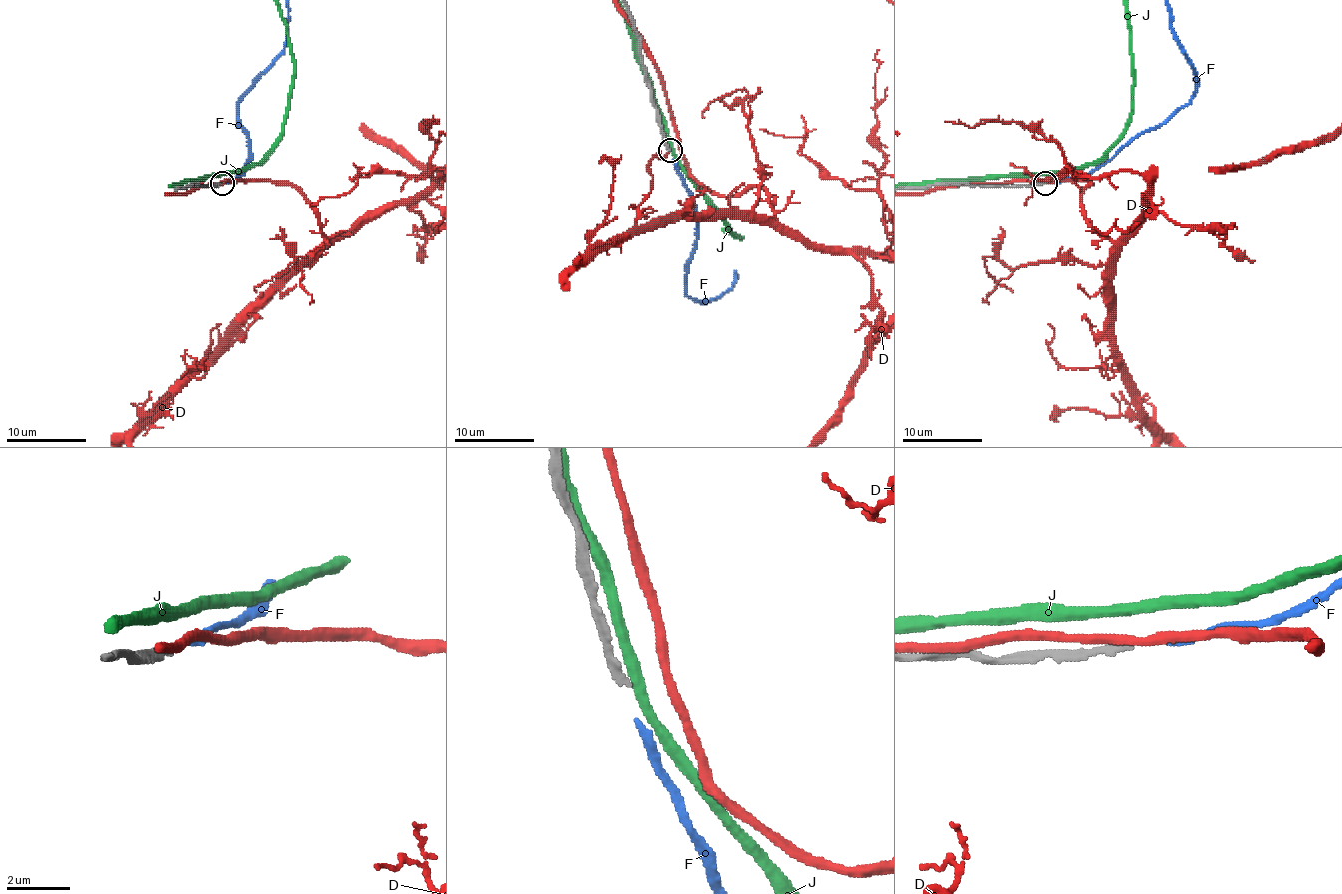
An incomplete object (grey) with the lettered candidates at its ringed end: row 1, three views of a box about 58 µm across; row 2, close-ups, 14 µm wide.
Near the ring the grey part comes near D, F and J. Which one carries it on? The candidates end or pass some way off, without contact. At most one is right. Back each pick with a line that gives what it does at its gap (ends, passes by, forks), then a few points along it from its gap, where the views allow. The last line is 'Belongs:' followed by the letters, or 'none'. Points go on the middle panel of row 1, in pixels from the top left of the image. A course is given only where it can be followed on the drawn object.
F: It ends there
Belongs: F

